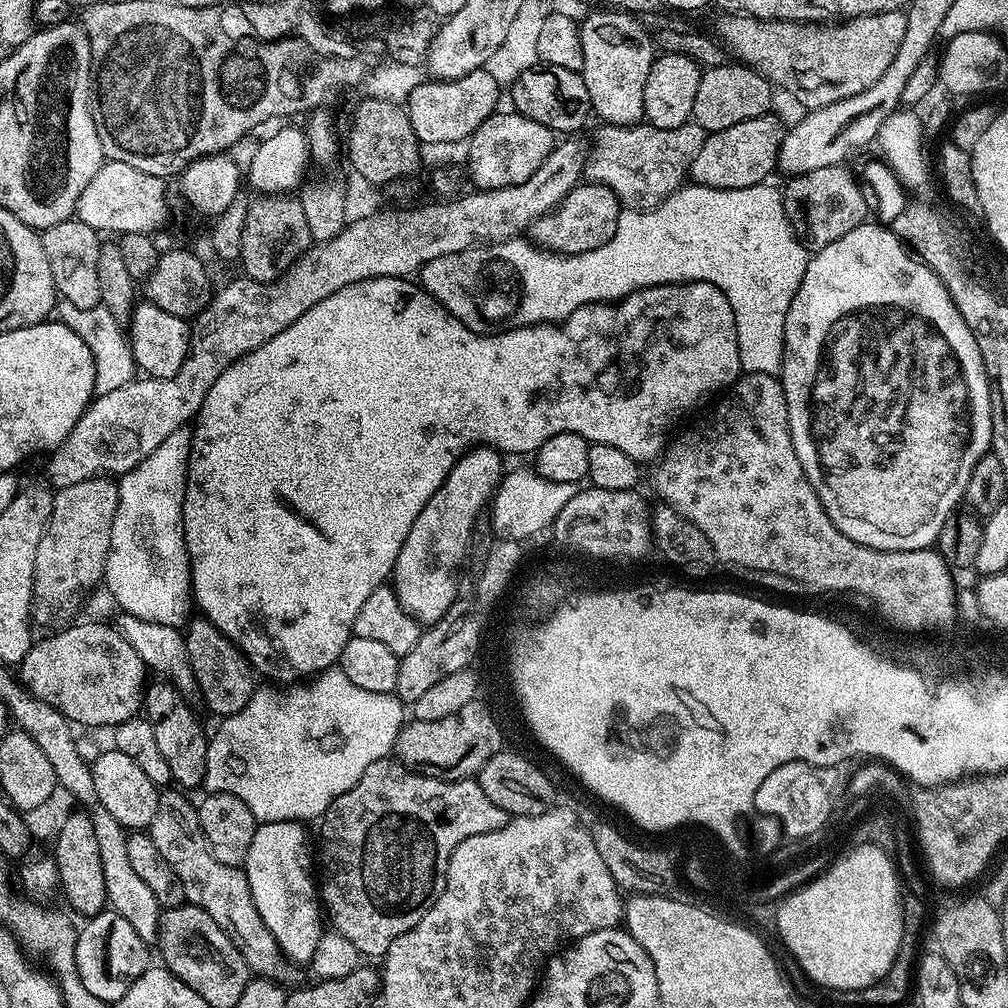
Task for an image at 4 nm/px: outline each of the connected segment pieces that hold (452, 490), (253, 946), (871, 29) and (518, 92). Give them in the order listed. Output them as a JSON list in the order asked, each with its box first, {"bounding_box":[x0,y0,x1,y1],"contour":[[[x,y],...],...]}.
[{"bounding_box":[390,448,506,626],"contour":[[[472,448],[450,470],[446,482],[434,490],[434,498],[422,506],[422,514],[414,518],[414,526],[410,526],[410,534],[406,534],[406,542],[402,542],[402,550],[398,550],[396,565],[392,568],[390,577],[391,587],[396,589],[396,597],[403,608],[406,609],[421,625],[431,626],[443,620],[446,610],[458,598],[456,587],[460,584],[460,559],[468,552],[468,543],[472,540],[472,531],[476,528],[476,519],[480,511],[489,507],[506,467],[502,461],[501,453],[494,448]]]},{"bounding_box":[146,791,282,978],"contour":[[[161,791],[158,798],[158,810],[146,831],[154,838],[154,846],[162,853],[162,858],[174,866],[178,878],[182,878],[182,887],[186,890],[187,903],[198,906],[222,926],[222,930],[238,946],[242,958],[247,962],[253,973],[264,978],[275,977],[280,968],[282,953],[278,941],[263,924],[251,897],[250,884],[243,867],[223,865],[212,856],[204,837],[202,826],[199,825],[197,805],[188,801],[183,791]]]},{"bounding_box":[714,10,906,110],"contour":[[[900,10],[856,16],[827,26],[798,20],[759,20],[743,14],[719,18],[714,32],[729,53],[761,72],[777,89],[785,88],[804,110],[842,102],[842,98],[862,94],[874,86],[894,62],[902,34],[906,34],[906,15]]]},{"bounding_box":[510,62,593,134],"contour":[[[539,62],[533,63],[532,67],[518,74],[516,80],[510,85],[510,91],[512,91],[511,107],[515,111],[534,122],[542,122],[542,126],[546,126],[554,134],[576,134],[576,131],[587,122],[588,116],[593,115],[590,90],[586,90],[583,75],[574,70],[565,70],[563,66],[550,66]]]}]

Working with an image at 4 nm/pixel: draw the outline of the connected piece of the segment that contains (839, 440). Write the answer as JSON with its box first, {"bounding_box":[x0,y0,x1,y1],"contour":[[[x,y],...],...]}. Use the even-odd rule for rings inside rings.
{"bounding_box":[778,223,992,552],"contour":[[[872,223],[859,224],[854,230],[850,230],[850,234],[838,238],[838,242],[830,242],[830,246],[819,249],[818,254],[809,259],[806,266],[806,274],[802,278],[802,286],[798,286],[798,294],[794,294],[794,302],[790,302],[790,310],[786,313],[784,357],[782,358],[778,379],[786,394],[788,425],[790,426],[790,438],[794,442],[794,454],[798,454],[798,462],[802,462],[802,470],[806,474],[810,486],[814,486],[814,490],[818,494],[818,498],[822,502],[830,522],[834,522],[834,526],[838,526],[838,530],[842,530],[842,534],[846,534],[846,538],[850,538],[854,542],[874,550],[901,552],[902,550],[932,548],[942,530],[942,526],[946,522],[946,518],[950,518],[950,514],[961,507],[964,491],[970,482],[970,474],[974,474],[974,466],[978,466],[978,462],[992,447],[992,391],[988,385],[988,375],[984,369],[982,354],[978,350],[978,342],[974,342],[974,334],[970,334],[970,326],[966,326],[966,322],[962,318],[962,314],[959,313],[958,306],[950,298],[946,286],[943,285],[922,259],[917,259],[915,255],[910,254],[905,242],[892,232],[891,227],[884,225],[883,228],[880,224]]]}

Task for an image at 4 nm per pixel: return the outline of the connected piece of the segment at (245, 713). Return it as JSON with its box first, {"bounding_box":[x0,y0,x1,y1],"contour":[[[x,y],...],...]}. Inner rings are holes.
{"bounding_box":[206,666,406,824],"contour":[[[333,666],[328,671],[319,673],[315,678],[297,683],[289,688],[292,688],[289,692],[275,692],[272,688],[257,687],[253,691],[250,702],[246,702],[246,706],[242,706],[242,710],[238,710],[232,716],[223,717],[217,723],[220,725],[211,733],[216,744],[208,742],[212,748],[212,756],[206,754],[206,760],[212,760],[212,772],[216,772],[216,776],[220,776],[220,784],[224,784],[224,788],[232,788],[232,794],[250,808],[250,813],[260,824],[286,822],[287,820],[309,822],[308,820],[314,819],[313,821],[315,821],[317,818],[323,817],[324,811],[331,806],[334,798],[346,794],[346,790],[350,790],[350,786],[354,786],[354,782],[358,782],[358,778],[362,778],[362,774],[366,774],[366,766],[370,766],[375,760],[385,759],[395,749],[396,738],[406,723],[405,701],[391,692],[374,694],[374,690],[362,690],[359,686],[354,686],[354,682],[350,682],[350,678],[346,678],[346,674],[342,674],[342,670],[338,666]]]}

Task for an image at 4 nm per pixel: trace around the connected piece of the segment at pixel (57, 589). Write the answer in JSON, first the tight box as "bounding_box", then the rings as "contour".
{"bounding_box":[34,476,118,625],"contour":[[[95,476],[84,482],[74,482],[74,486],[59,489],[52,498],[52,513],[48,519],[48,528],[38,542],[38,554],[34,558],[34,620],[37,625],[52,620],[75,596],[88,592],[104,579],[104,562],[108,559],[110,530],[118,506],[118,484],[115,479]]]}

